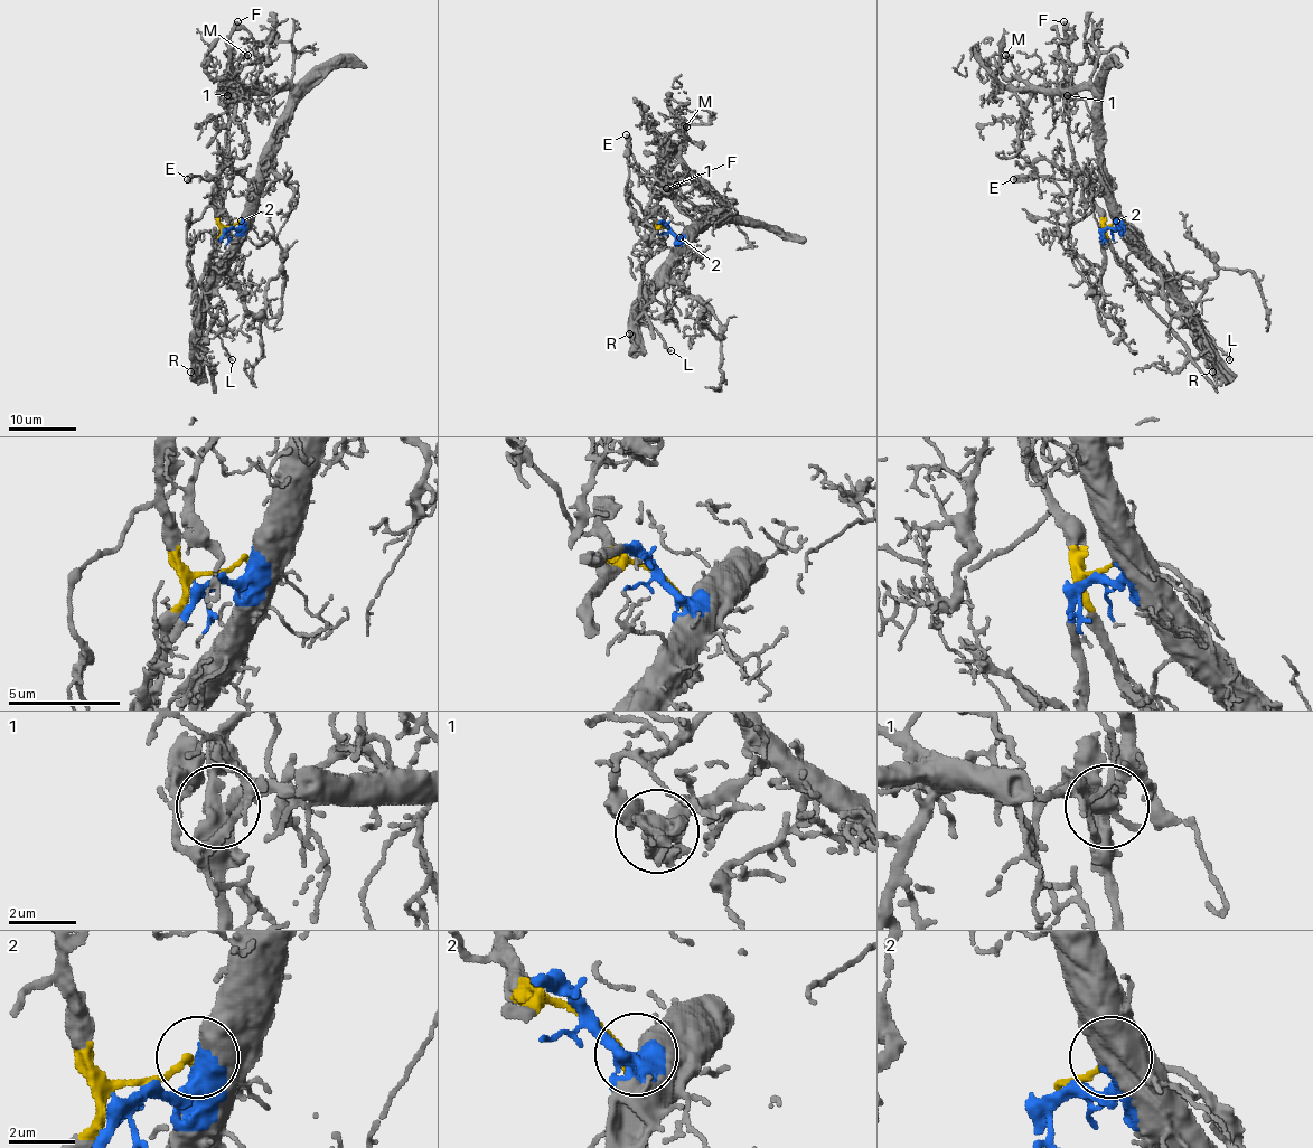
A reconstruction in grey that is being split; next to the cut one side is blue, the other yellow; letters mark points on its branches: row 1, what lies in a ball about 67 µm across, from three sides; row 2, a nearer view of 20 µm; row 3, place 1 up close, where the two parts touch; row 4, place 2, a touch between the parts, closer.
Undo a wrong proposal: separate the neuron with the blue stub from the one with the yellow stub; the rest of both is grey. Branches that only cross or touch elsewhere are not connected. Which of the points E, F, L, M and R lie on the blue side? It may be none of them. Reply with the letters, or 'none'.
L, M, R

